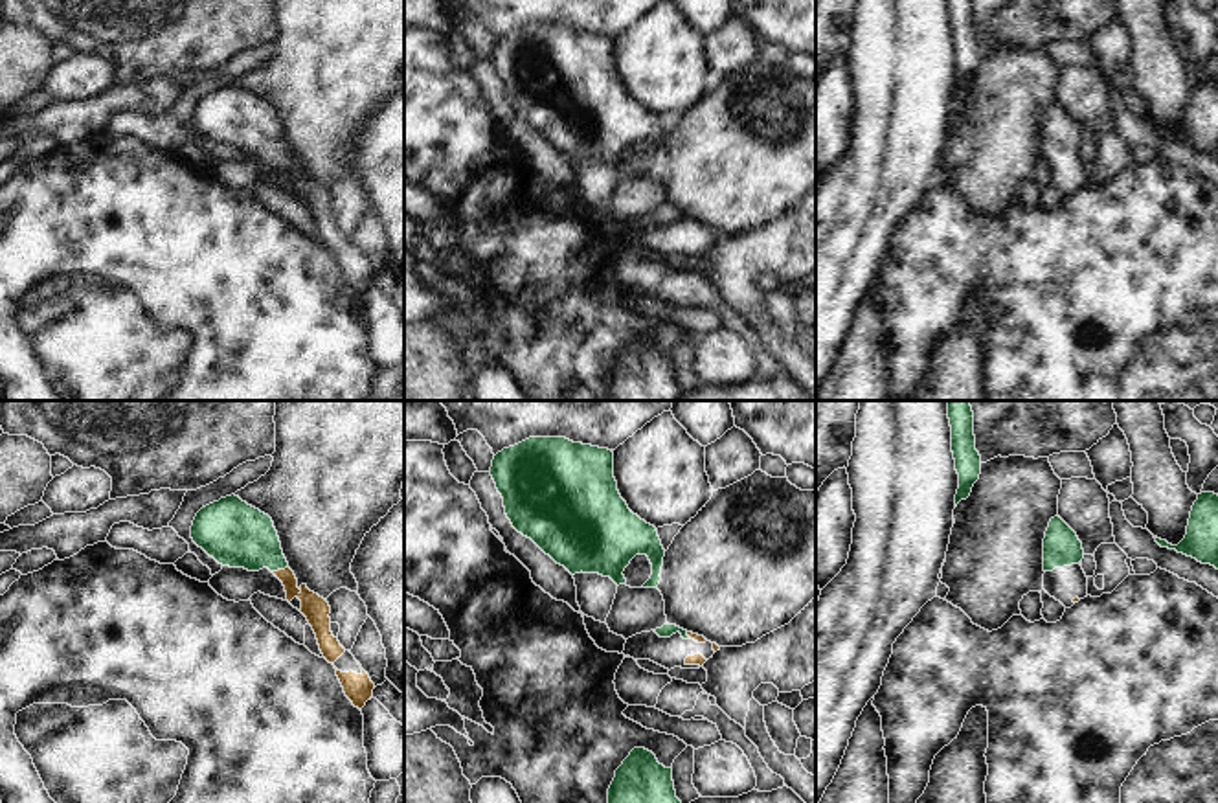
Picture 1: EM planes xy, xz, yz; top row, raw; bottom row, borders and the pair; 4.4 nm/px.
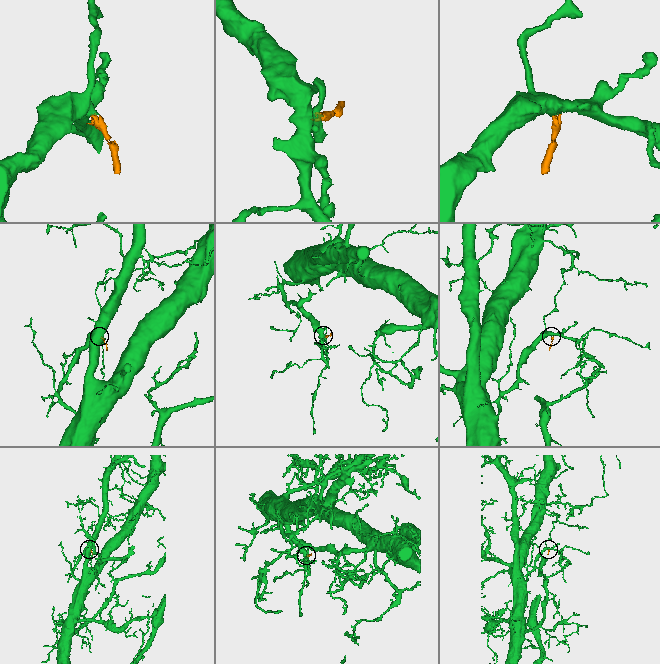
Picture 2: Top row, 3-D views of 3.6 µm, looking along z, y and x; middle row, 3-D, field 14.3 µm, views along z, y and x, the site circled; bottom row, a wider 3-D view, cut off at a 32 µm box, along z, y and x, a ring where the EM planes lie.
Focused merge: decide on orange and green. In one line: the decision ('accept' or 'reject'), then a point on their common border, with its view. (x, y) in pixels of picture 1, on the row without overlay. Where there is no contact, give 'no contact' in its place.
accept | xy (280, 158)

